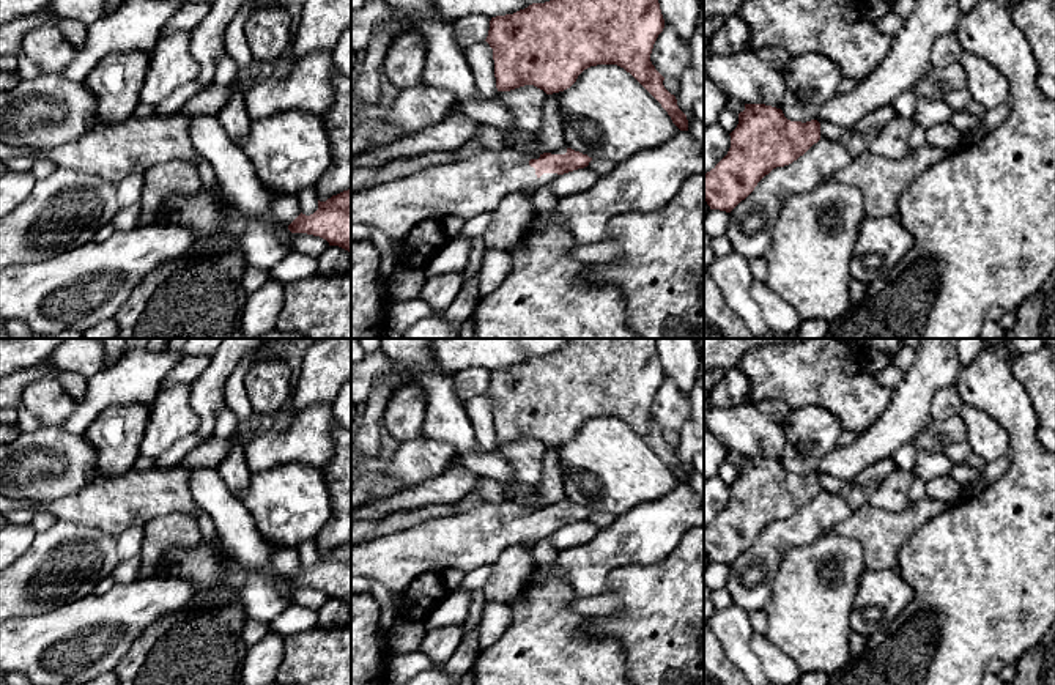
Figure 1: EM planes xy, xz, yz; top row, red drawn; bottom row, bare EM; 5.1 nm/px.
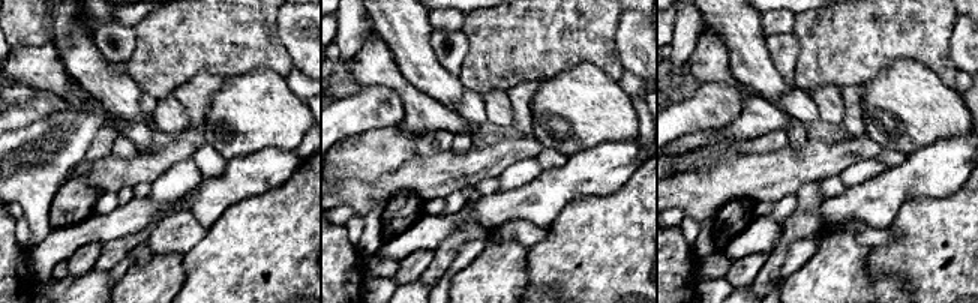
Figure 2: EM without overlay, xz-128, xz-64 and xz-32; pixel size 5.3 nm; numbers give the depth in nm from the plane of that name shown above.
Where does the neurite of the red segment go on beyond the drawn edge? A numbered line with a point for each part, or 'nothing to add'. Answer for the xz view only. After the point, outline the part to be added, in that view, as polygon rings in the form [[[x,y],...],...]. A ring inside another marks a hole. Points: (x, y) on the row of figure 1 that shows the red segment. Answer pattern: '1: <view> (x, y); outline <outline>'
1: xz (466, 188); outline [[[507,148],[502,151],[483,150],[482,153],[461,161],[452,161],[447,164],[433,164],[424,167],[417,173],[406,178],[394,180],[391,183],[381,183],[351,194],[351,224],[367,224],[381,230],[391,239],[400,243],[417,224],[425,219],[442,219],[447,216],[460,219],[472,219],[482,213],[494,211],[502,197],[513,192],[521,192],[526,189],[539,189],[542,186],[551,184],[561,175],[543,173],[540,178],[535,175],[535,168],[529,165],[531,159],[539,159],[540,156],[526,157],[521,151],[515,148]]]

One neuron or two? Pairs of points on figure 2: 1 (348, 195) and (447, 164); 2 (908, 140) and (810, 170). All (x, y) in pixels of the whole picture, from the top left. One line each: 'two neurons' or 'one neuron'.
1: one neuron
2: two neurons

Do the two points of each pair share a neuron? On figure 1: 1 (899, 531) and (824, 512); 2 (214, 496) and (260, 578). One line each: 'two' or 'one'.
1: two
2: one

